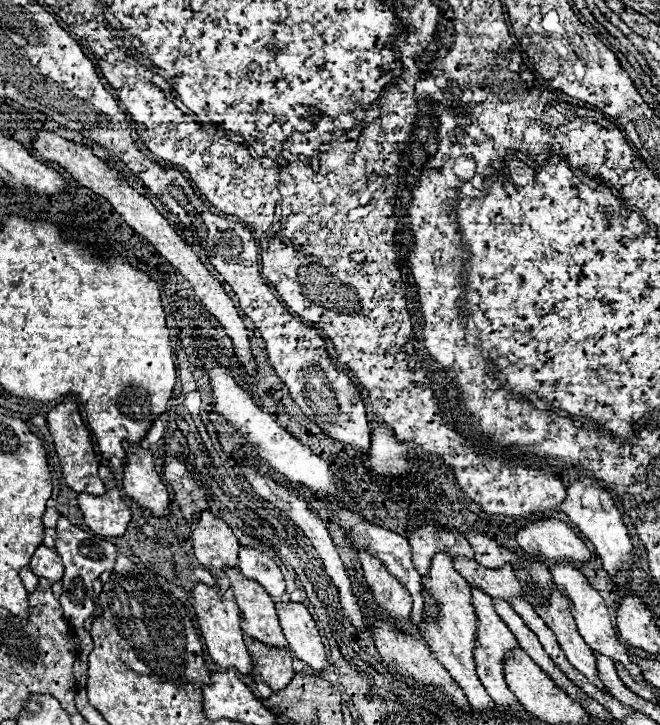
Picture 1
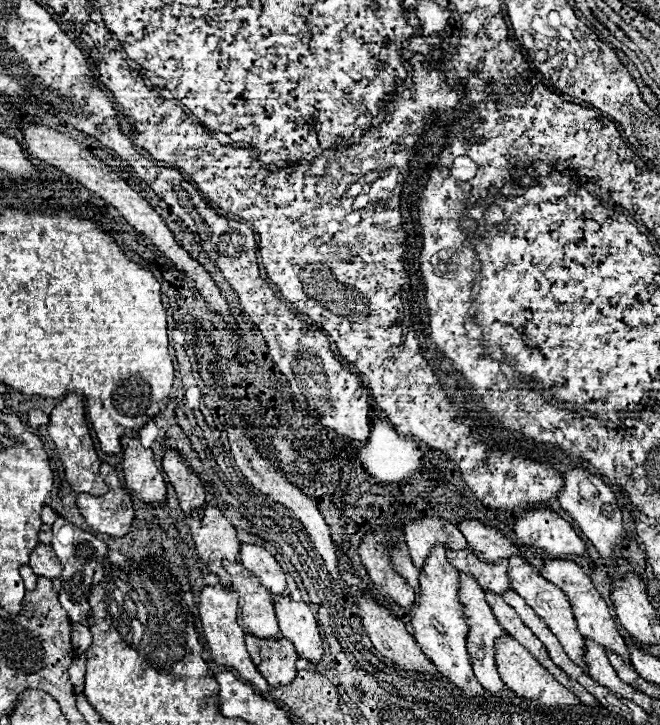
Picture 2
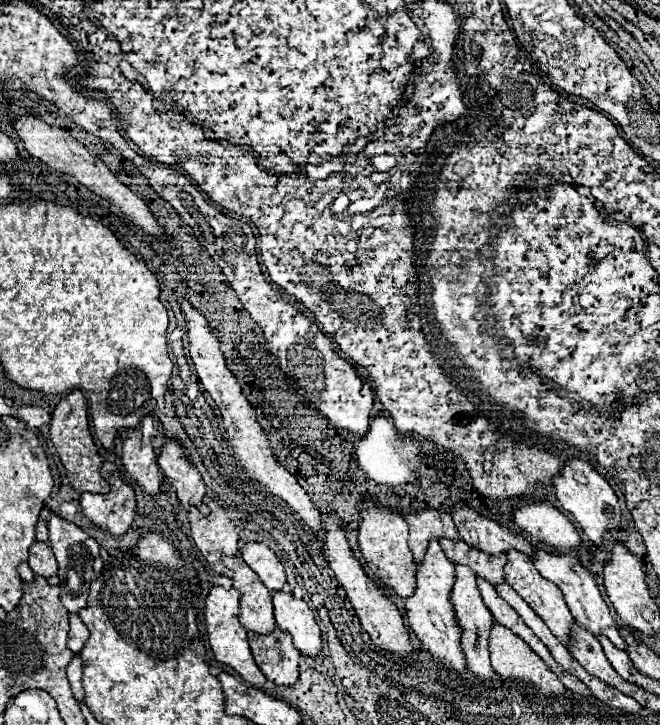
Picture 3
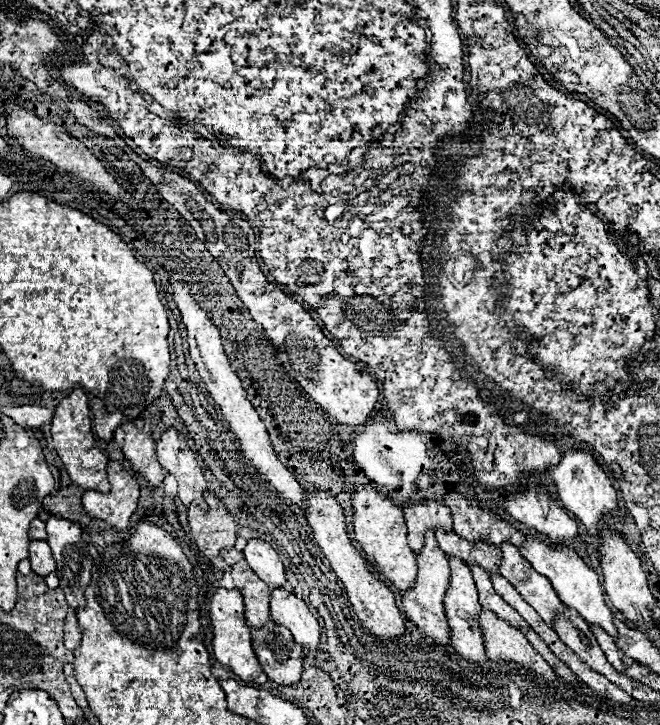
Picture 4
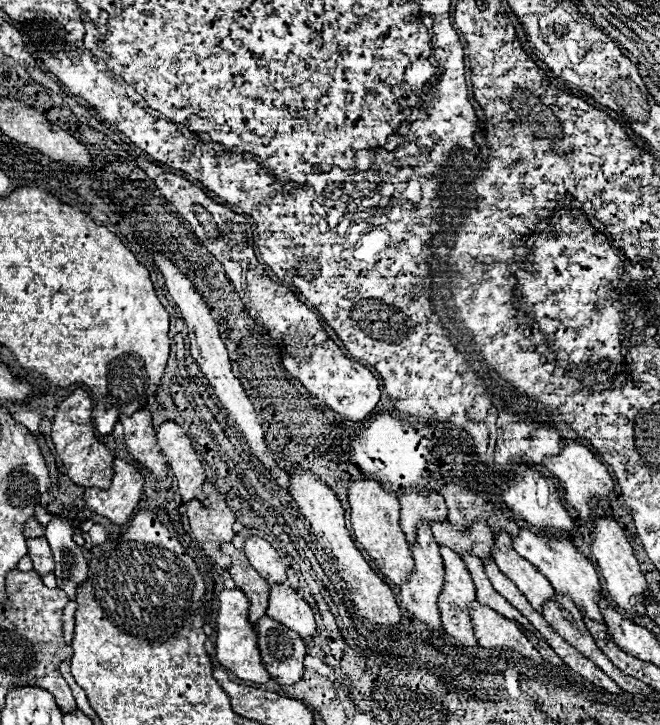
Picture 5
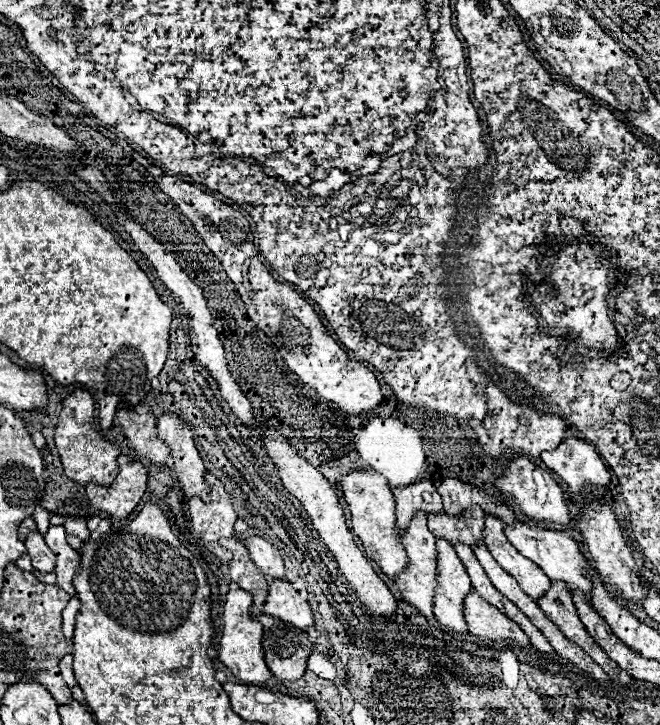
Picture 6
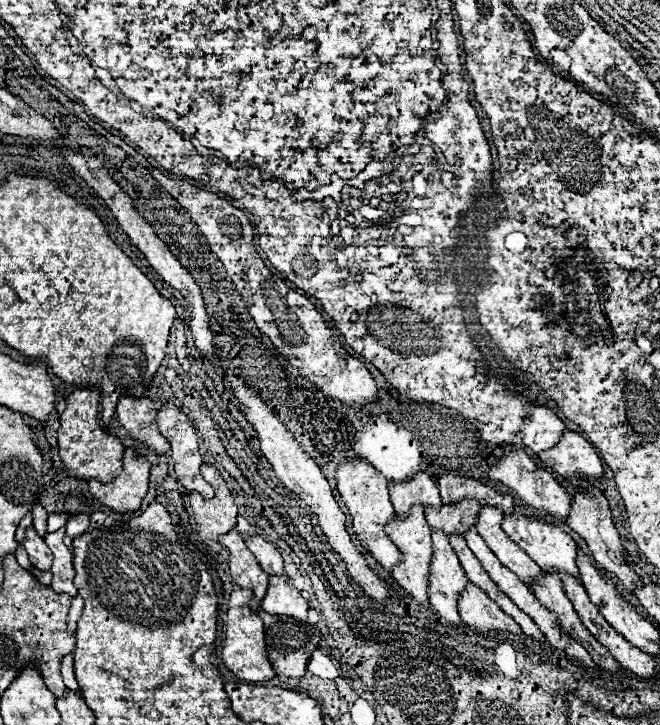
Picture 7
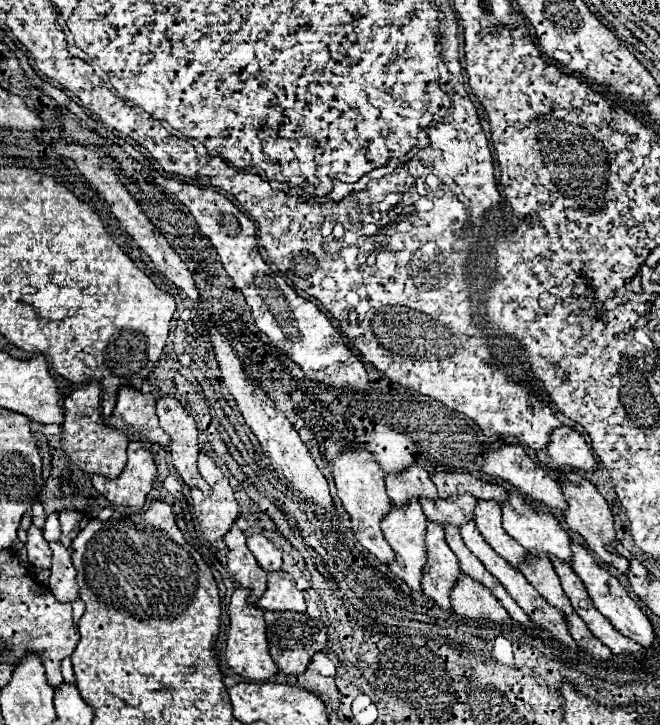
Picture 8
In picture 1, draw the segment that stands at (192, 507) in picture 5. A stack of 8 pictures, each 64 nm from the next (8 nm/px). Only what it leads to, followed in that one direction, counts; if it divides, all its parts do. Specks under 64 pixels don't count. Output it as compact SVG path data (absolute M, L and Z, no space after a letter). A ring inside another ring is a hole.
M204 510L200 518L192 522L192 544L200 564L210 570L218 582L216 586L226 592L230 588L230 582L222 568L238 566L240 552L240 544L232 534L232 528L210 510Z

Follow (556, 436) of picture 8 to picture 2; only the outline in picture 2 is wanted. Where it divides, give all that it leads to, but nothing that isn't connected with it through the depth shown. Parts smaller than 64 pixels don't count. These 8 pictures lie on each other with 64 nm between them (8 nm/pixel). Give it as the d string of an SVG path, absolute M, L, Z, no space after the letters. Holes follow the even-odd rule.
M572 468L564 474L564 486L560 492L560 504L562 508L574 518L578 528L586 534L586 538L596 546L596 550L602 554L606 562L612 562L622 546L622 512L616 504L616 496L612 494L610 486L596 474L590 474L586 468Z

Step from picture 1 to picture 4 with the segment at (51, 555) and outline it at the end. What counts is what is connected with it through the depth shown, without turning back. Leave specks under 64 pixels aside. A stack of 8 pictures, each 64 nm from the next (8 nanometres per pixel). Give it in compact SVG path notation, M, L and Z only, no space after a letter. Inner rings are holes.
M32 540L28 550L30 550L32 570L38 576L48 576L50 572L56 570L56 562L52 558L52 550L50 550L50 546L48 546L46 540Z

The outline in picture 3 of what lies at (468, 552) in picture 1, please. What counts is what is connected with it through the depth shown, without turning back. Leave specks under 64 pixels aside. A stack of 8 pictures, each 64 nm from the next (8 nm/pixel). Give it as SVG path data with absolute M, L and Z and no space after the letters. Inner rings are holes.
M420 508L414 514L406 516L408 528L410 528L410 550L414 554L414 560L420 562L426 554L428 540L430 538L456 538L460 540L460 534L452 522L452 516L444 510L436 508Z

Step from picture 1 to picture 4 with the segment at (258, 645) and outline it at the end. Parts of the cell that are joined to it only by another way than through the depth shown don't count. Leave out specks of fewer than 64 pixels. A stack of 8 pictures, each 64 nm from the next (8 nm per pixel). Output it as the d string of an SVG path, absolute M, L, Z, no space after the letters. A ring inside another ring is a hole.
M272 620L262 628L254 628L252 646L272 682L290 686L300 680L304 652L300 644L294 644L294 638L286 632L286 628L274 624Z

